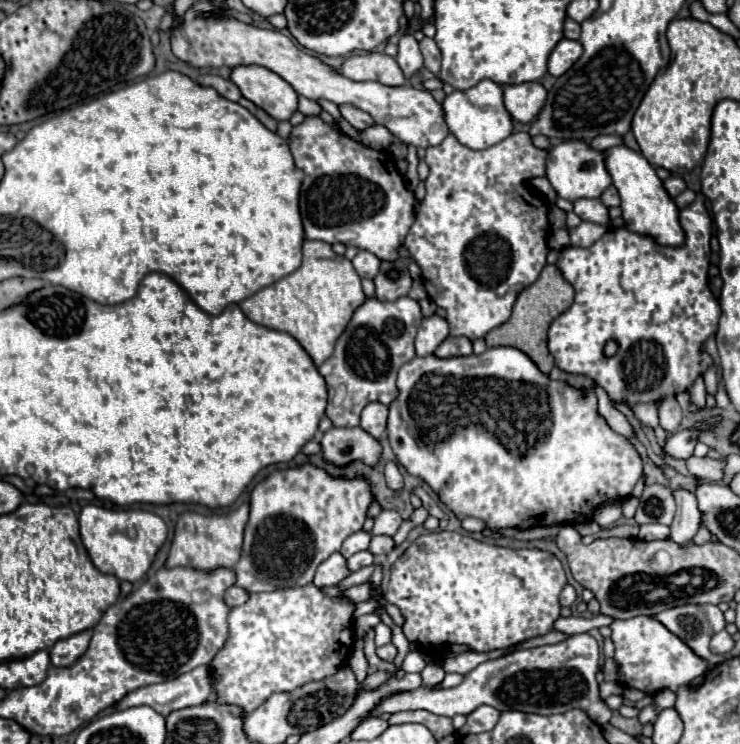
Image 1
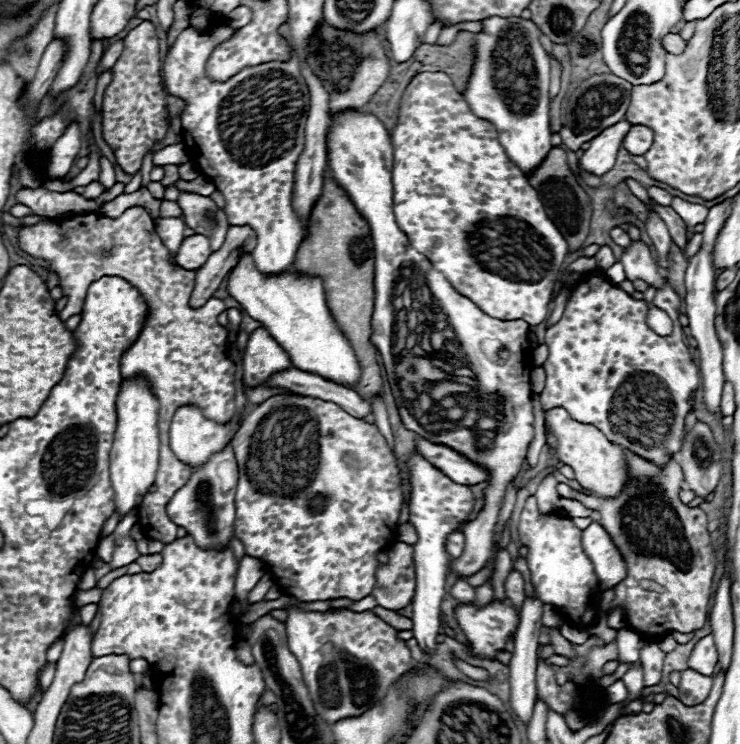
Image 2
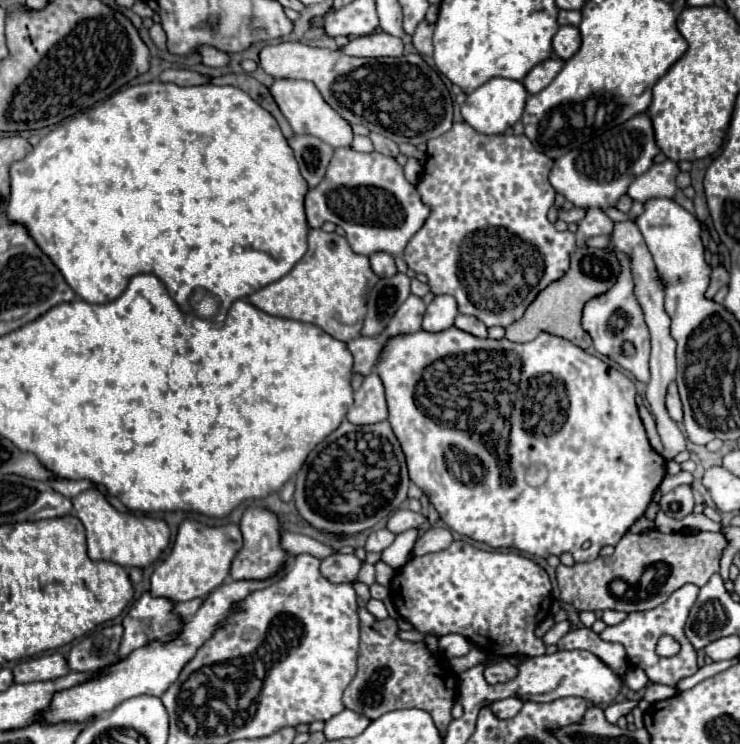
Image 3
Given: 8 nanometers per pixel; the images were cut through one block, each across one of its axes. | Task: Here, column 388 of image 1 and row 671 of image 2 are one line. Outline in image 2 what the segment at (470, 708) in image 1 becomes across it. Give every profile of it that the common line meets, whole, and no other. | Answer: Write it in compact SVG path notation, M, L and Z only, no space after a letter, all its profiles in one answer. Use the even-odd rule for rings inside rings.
M708 634L706 638L702 638L690 658L688 658L688 666L700 674L706 674L710 676L714 670L716 670L716 664L718 664L718 652L716 652L716 646L714 646L714 638L712 634Z

